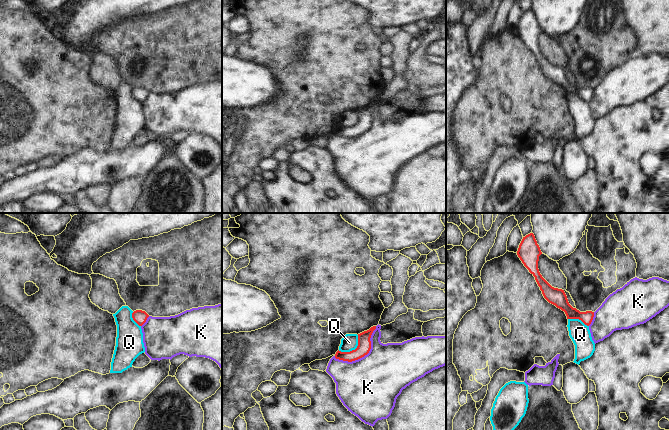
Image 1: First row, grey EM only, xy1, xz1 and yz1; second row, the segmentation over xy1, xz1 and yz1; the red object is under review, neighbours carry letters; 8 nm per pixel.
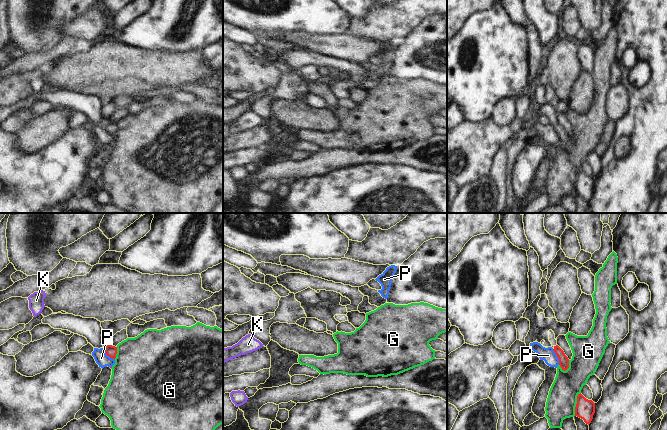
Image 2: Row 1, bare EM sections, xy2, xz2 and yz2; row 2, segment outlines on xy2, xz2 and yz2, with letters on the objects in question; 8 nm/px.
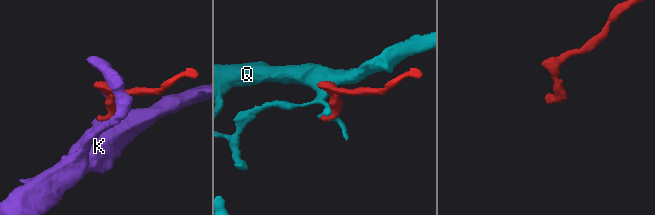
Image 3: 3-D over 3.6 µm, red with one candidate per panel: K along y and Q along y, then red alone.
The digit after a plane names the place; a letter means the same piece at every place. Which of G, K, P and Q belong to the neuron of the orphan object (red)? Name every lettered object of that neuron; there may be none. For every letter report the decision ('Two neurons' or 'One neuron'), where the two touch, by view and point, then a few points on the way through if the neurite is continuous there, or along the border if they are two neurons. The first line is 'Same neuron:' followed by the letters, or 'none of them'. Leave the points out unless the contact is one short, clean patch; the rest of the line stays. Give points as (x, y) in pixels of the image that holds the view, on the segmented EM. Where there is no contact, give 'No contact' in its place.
Same neuron: none of them
G: Two neurons. Touches red at yz2 (576, 404)
K: Two neurons. Touches red at xz1 (364, 355). Boundary: xz1 (376, 326), (366, 354), (351, 361), (334, 357)
P: Two neurons. Touches red at xy2 (107, 355). Boundary: xy2 (103, 347), (106, 354), (114, 359)
Q: Two neurons. Touches red at xz1 (353, 350). Boundary: xz1 (358, 335), (358, 345), (354, 349), (349, 351), (338, 350)

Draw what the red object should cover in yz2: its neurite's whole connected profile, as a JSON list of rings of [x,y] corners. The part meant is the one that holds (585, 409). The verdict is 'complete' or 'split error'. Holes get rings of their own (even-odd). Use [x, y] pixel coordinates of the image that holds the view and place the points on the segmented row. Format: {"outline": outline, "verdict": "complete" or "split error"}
{"outline": [[[581,393],[577,396],[577,404],[575,407],[575,416],[584,420],[586,424],[590,424],[595,413],[595,403],[586,399]]], "verdict": "complete"}

